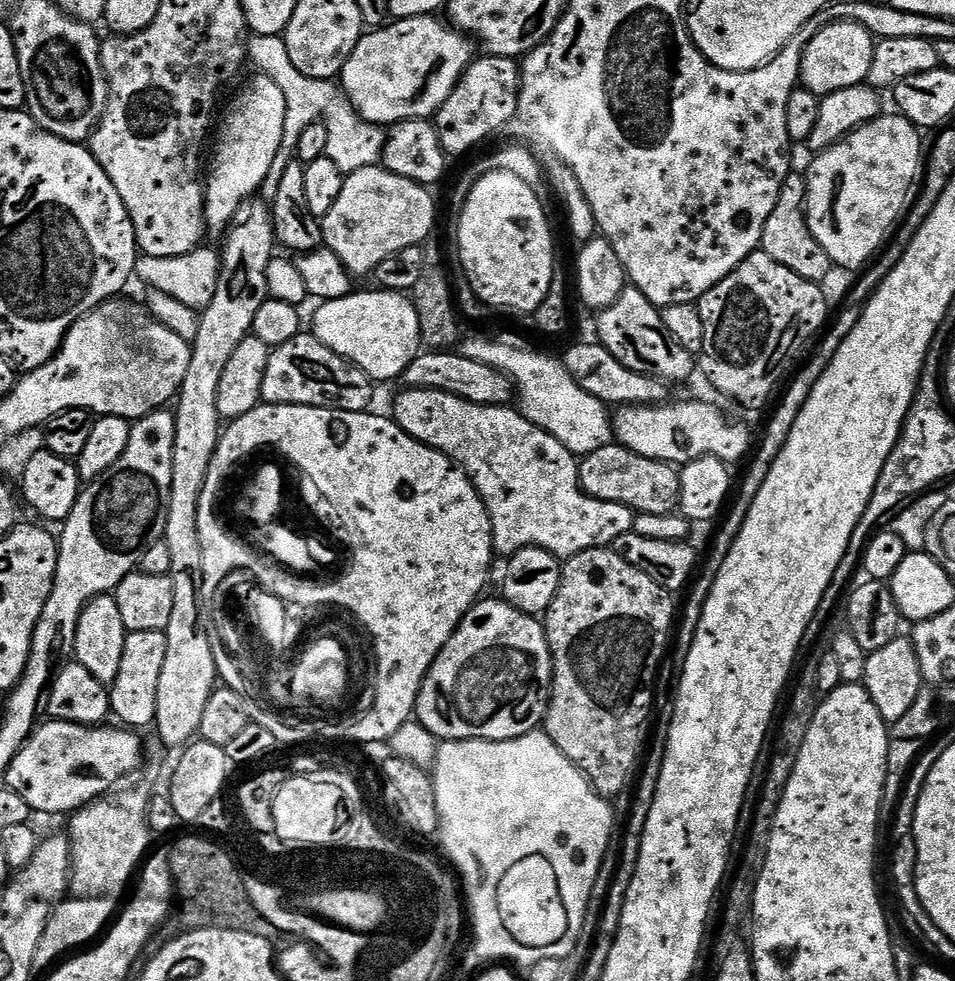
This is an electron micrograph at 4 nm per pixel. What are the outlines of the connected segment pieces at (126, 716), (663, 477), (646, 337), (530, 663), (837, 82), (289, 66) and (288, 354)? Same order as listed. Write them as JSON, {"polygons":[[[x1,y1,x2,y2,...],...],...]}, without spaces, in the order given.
{"polygons":[[[138,630,129,632,126,642,122,646,122,663,118,665,118,678,110,685,112,697,113,717,117,716,119,723,129,730,151,729,156,723,156,711,158,710,158,682,162,679,162,665,166,662,166,646,168,645,167,631]],[[619,442,602,446,579,461,580,488,585,496,618,502,633,513,670,514,680,507,680,474,673,465,634,454]],[[631,286,624,287,616,301,597,316,600,316,596,320,596,332,600,335,597,336,598,343,610,350,610,354,614,354,614,358,618,358,622,366,638,374,653,376,672,386,690,379,692,371,697,371,697,357,691,356,672,337,670,330,666,330,666,322,662,322,660,309,654,307,650,298,642,294,642,290]],[[496,598,496,600,488,599,481,599,464,615,460,625,456,627,455,634,450,638,450,642,446,642,446,646,442,646,438,658,434,658,434,662,422,682,422,690,418,694,414,716,422,727,436,737,437,741,517,740,526,734,537,731,543,725,544,716,548,712,548,703,552,697,552,655,548,645,548,634,544,631,543,623,537,617,527,616,522,610,510,606,502,598]],[[838,20,830,26,826,26,818,34,814,34,814,38,806,46,800,63,799,83,821,98,834,94,834,90,846,90,846,86,858,86,865,83,870,74,873,47,872,33,863,28,861,24,856,24,852,20]],[[253,35,247,41,246,56,251,63,252,60,256,63,255,71,270,78,278,86,280,91,282,91,283,97,286,98,286,121,283,126,282,146,279,148,278,154,275,155,274,164,270,166,270,172,267,174,267,178,263,180,263,186,260,191,263,201,270,202,278,194,279,183,286,172,286,166,295,161,296,148,298,146,298,140,301,138,302,130,306,126,319,123,321,120,326,126,326,150,324,154,330,158,330,162,334,162,334,166,338,166,338,170,342,170,347,174,349,172,357,172,360,168,370,168,381,163,384,154,385,129,381,125,365,122,359,112,352,107,348,97,344,95,341,87,335,81,306,78,304,74,299,73,294,67,294,62,290,62,290,54,286,54,283,35]],[[301,334,269,351,260,398,266,404,301,404,337,408,343,412,363,412,372,400,372,388,373,380,358,366,322,346,316,336]]]}

